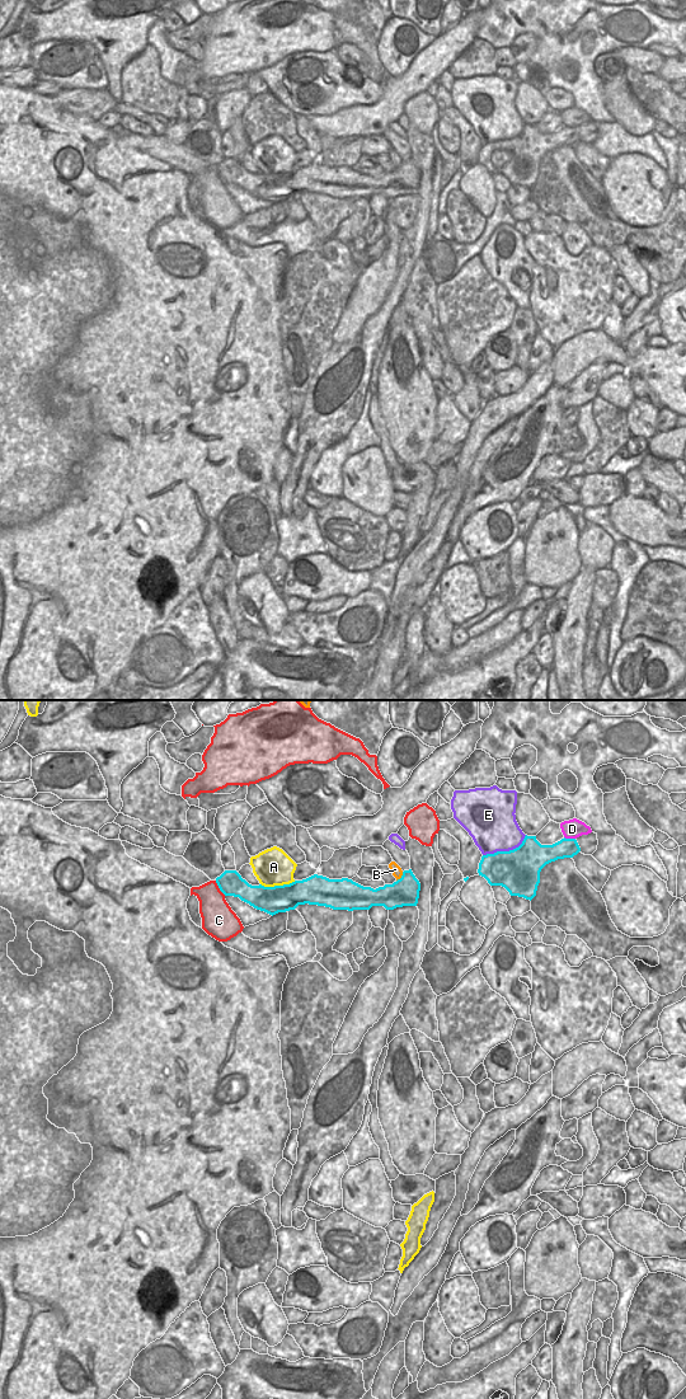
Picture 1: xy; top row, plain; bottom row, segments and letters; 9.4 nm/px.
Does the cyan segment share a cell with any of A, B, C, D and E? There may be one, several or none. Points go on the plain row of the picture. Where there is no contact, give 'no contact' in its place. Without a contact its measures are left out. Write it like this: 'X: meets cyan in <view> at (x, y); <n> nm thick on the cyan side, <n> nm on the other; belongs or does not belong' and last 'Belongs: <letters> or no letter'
A: meets cyan in xy at (277, 174); 260 nm thick on the cyan side, 360 nm on the other; does not belong
B: meets cyan in xy at (402, 165); 260 nm thick on the cyan side, 100 nm on the other; does not belong
C: meets cyan in xy at (219, 175); 240 nm thick on the cyan side, 280 nm on the other; does not belong
D: meets cyan in xy at (569, 127); 190 nm thick on the cyan side, 180 nm on the other; does not belong
E: meets cyan in xy at (506, 140); 400 nm thick on the cyan side, 440 nm on the other; does not belong
Belongs: no letter

